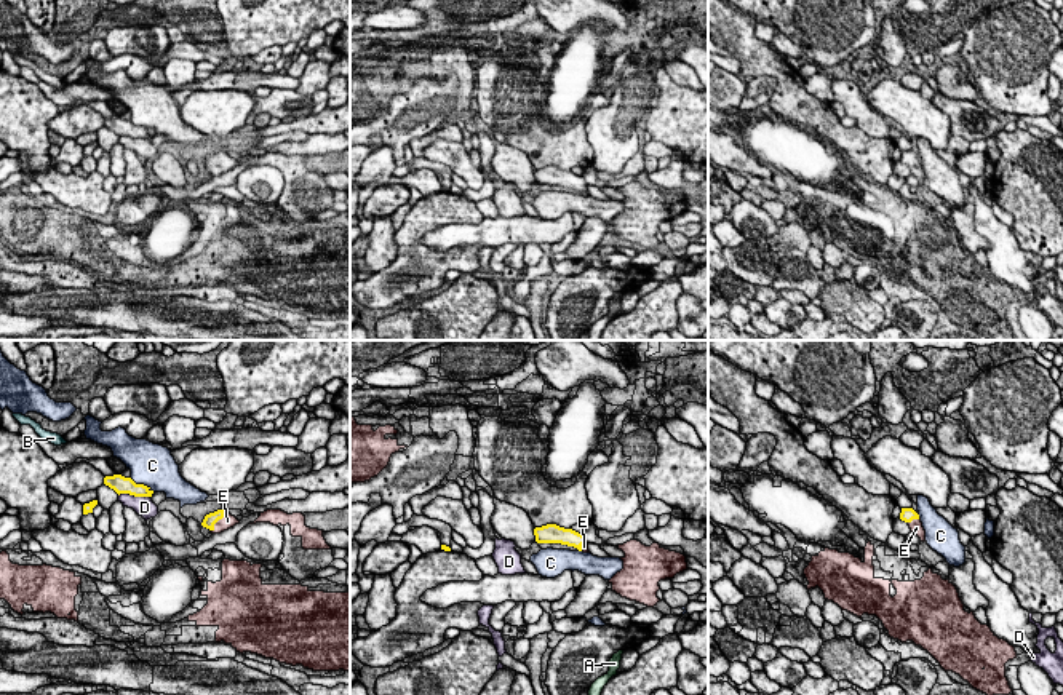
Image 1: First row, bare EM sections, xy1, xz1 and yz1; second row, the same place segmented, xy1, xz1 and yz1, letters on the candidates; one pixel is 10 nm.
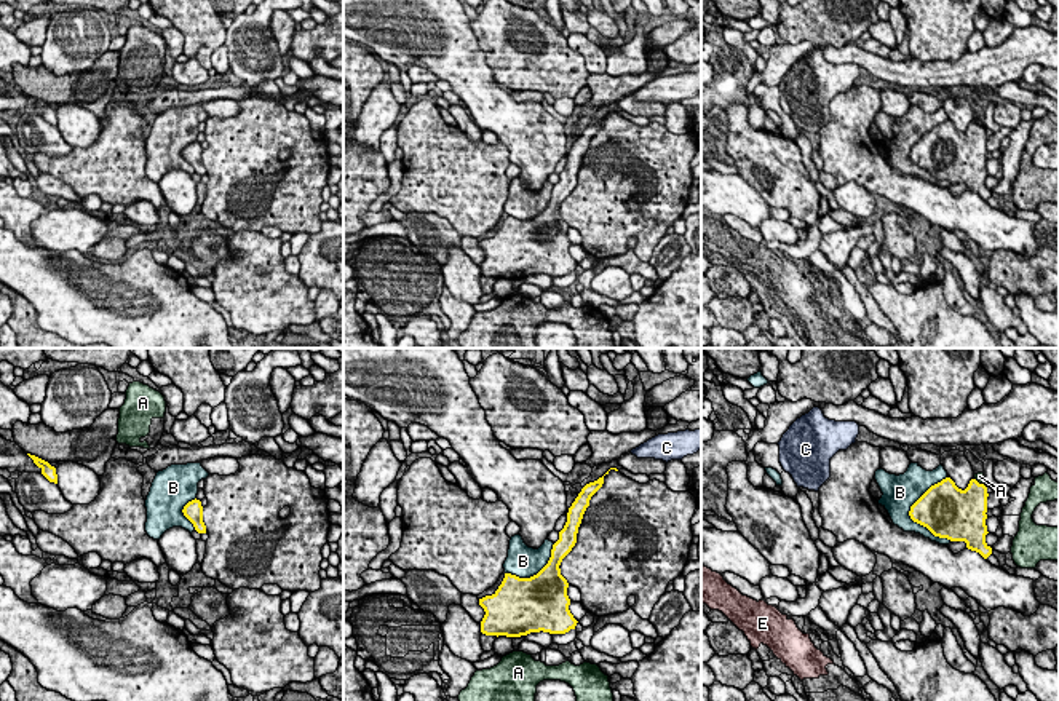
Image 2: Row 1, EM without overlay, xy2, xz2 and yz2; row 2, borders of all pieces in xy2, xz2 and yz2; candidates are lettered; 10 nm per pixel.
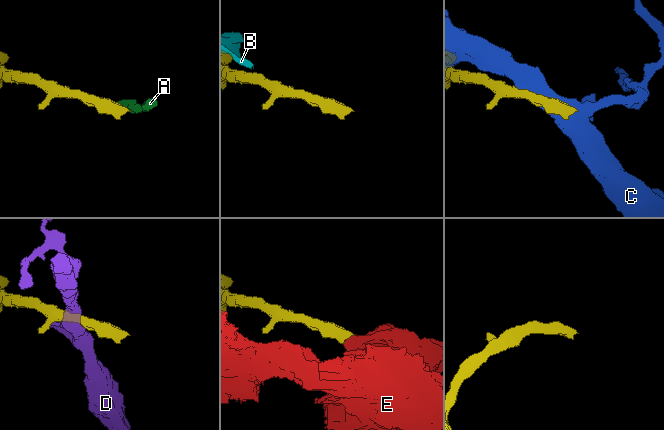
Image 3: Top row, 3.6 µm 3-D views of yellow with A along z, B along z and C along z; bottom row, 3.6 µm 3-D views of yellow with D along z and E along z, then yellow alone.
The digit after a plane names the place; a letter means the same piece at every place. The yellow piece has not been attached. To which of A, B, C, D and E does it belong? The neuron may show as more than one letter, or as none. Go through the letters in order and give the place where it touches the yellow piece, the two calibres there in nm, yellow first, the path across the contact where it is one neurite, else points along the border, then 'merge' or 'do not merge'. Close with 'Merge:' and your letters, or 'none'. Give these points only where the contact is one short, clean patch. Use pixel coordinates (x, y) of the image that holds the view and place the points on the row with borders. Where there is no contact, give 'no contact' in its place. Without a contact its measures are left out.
A: contact yz2 (978, 483); calibres 340 and 90 nm; do not merge
B: contact yz2 (909, 514); calibres 380 and 360 nm; do not merge
C: contact xy1 (143, 484); calibres 180 and 420 nm; do not merge
D: contact xy1 (135, 496); calibres 180 and 200 nm; do not merge
E: contact xy1 (218, 520); calibres 130 and 140 nm; way xy1 (210, 520), (218, 520), (227, 521); merge
Merge: E

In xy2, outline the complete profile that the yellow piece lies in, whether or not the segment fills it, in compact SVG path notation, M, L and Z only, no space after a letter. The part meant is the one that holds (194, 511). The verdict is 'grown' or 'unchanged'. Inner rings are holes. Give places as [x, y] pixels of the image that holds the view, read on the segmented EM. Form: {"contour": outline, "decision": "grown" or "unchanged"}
{"contour": "M200 500L188 501L184 509L184 516L193 524L198 533L206 533L206 525L203 522L203 506Z", "decision": "unchanged"}

